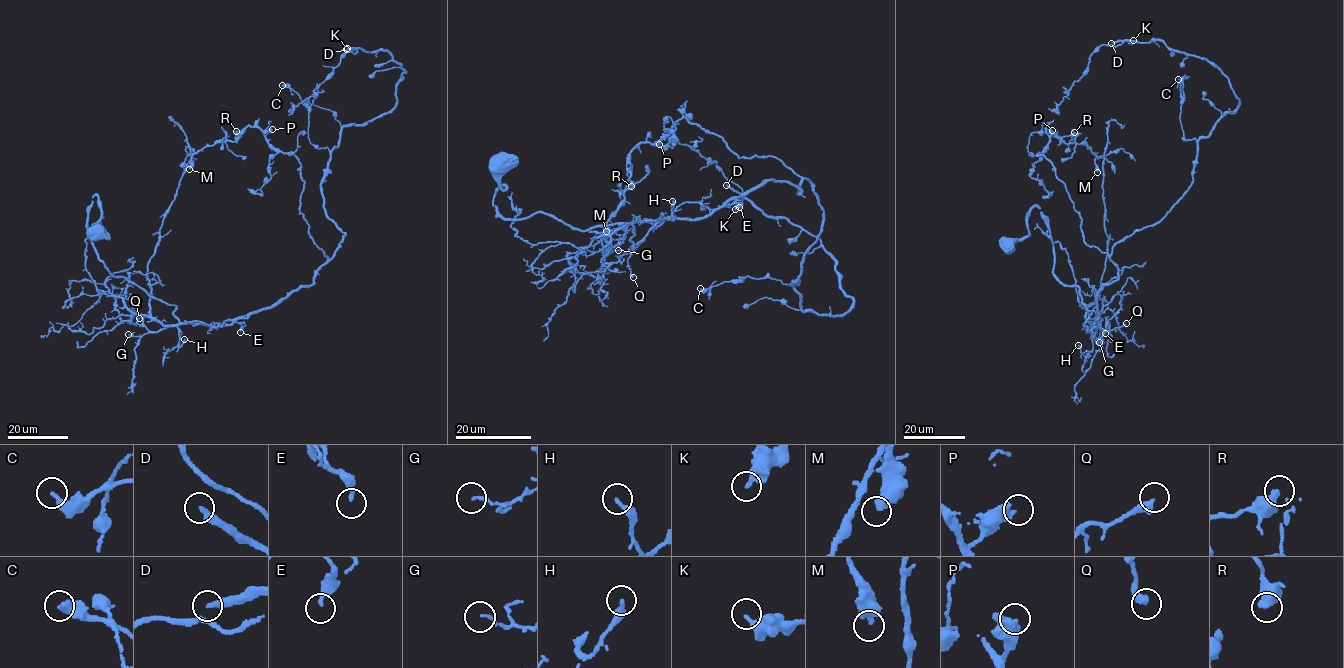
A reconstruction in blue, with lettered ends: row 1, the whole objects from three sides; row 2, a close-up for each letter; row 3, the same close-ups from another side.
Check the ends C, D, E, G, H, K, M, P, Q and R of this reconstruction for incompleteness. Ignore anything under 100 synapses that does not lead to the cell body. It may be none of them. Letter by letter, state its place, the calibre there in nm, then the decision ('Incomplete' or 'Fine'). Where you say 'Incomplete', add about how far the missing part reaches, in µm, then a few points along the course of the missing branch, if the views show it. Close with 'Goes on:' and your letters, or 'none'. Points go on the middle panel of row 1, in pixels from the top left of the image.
C: Place: (700, 288). Thickness 340 nm. Fine
D: Place: (726, 185). Thickness 200 nm. Incomplete. Missing length about 120 µm. Course of what is missing: (726, 185), (659, 163), (644, 174), (596, 182), (554, 240), (583, 248), (595, 287), (628, 291)
E: Place: (739, 207). Thickness 280 nm. Fine
G: Place: (618, 250). Thickness 140 nm. Fine
H: Place: (672, 201). Thickness 260 nm. Fine
K: Place: (735, 209). Thickness 320 nm. Fine
M: Place: (606, 231). Thickness 440 nm. Fine
P: Place: (659, 144). Thickness 400 nm. Fine
Q: Place: (633, 277). Thickness 400 nm. Fine
R: Place: (631, 186). Thickness 550 nm. Fine
Goes on: D

